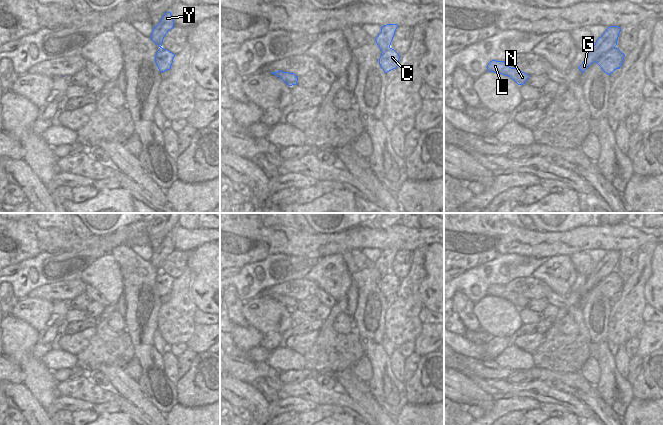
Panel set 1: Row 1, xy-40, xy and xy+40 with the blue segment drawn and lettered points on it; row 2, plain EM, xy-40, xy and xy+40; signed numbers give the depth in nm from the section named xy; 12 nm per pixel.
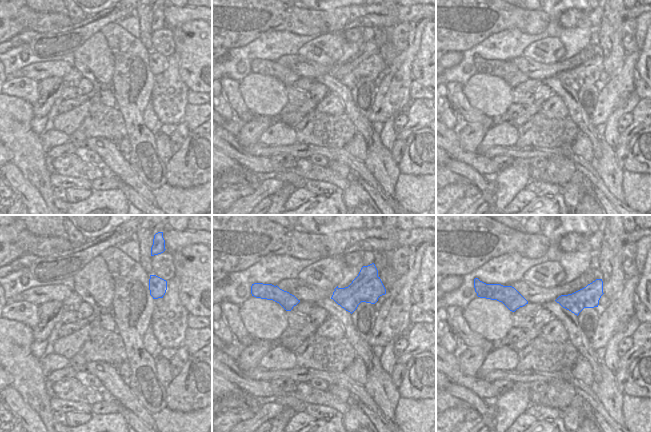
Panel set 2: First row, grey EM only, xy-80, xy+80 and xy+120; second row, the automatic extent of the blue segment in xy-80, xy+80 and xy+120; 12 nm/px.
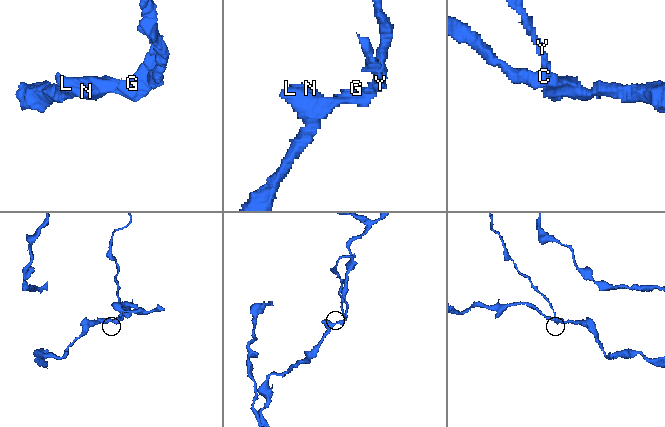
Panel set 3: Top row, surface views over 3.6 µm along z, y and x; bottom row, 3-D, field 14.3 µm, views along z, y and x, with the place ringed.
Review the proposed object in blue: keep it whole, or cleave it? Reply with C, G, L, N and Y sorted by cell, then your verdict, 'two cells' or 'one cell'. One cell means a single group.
C L N / G Y; two cells

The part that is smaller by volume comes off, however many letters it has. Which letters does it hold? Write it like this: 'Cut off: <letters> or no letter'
Cut off: G, Y

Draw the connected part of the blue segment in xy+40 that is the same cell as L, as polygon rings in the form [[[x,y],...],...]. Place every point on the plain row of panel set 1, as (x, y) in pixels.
[[[492,284],[487,289],[487,294],[489,296],[499,297],[504,300],[510,301],[518,309],[523,309],[530,301],[528,298],[522,296],[519,293],[511,292],[505,288],[505,285]]]

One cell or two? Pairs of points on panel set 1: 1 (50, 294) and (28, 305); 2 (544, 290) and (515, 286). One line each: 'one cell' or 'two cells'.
1: two cells
2: one cell

